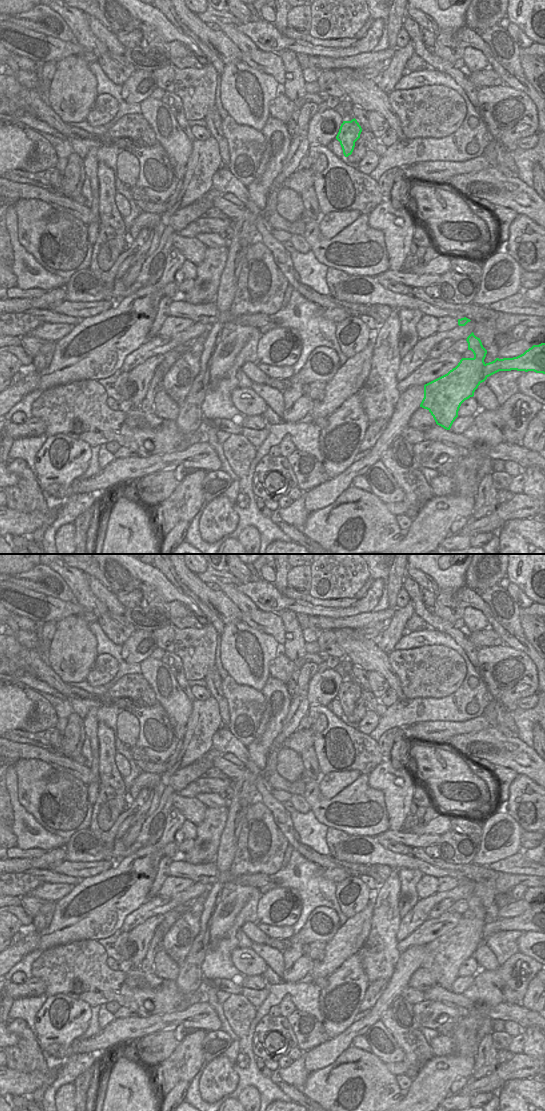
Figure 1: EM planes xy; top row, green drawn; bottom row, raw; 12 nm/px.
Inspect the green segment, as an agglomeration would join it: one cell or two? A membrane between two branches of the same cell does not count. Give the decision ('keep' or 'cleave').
cleave

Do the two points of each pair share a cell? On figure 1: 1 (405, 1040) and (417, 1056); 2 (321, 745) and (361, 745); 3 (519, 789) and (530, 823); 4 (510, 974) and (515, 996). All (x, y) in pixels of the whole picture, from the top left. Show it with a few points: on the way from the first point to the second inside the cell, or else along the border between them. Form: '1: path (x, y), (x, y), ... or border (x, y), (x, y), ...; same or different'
1: path (409, 1044), (416, 1052); same
2: path (331, 743), (351, 743); same
3: path (525, 797), (530, 805), (530, 815); same
4: path (510, 979), (512, 991); same

